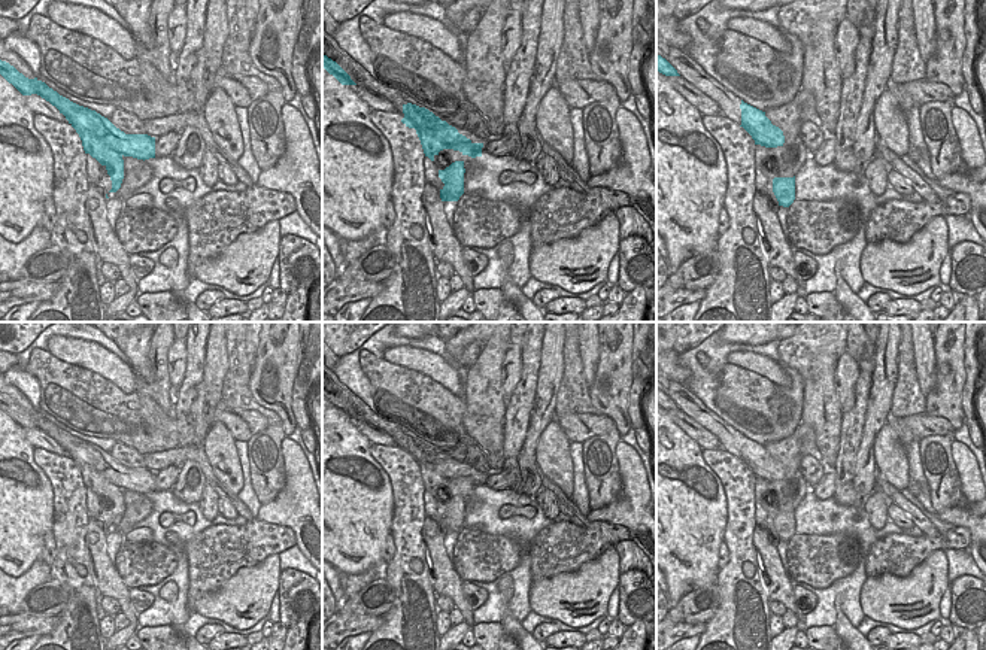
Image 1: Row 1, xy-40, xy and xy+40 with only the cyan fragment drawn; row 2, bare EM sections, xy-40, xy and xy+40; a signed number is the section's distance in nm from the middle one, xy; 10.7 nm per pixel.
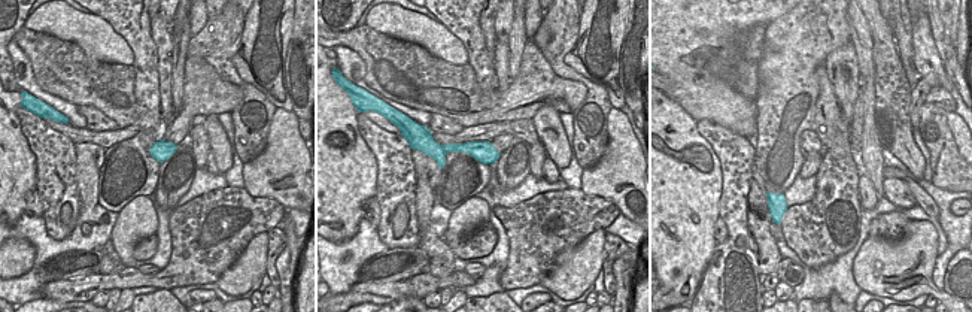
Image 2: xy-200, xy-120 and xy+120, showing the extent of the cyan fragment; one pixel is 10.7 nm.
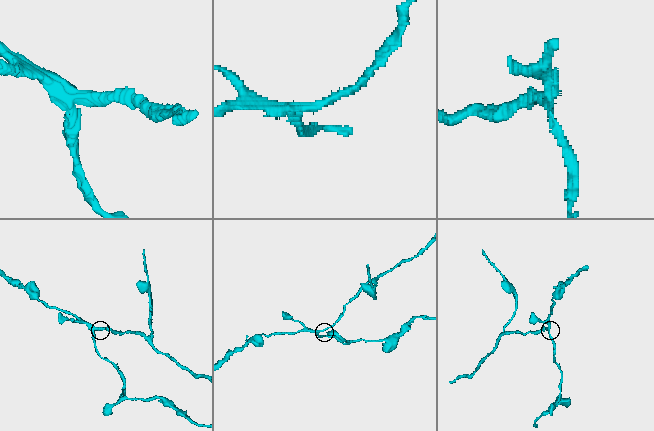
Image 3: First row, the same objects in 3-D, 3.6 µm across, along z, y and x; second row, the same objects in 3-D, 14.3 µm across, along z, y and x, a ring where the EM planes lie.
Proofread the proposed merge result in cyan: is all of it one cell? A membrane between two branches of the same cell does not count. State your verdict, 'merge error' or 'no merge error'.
merge error

